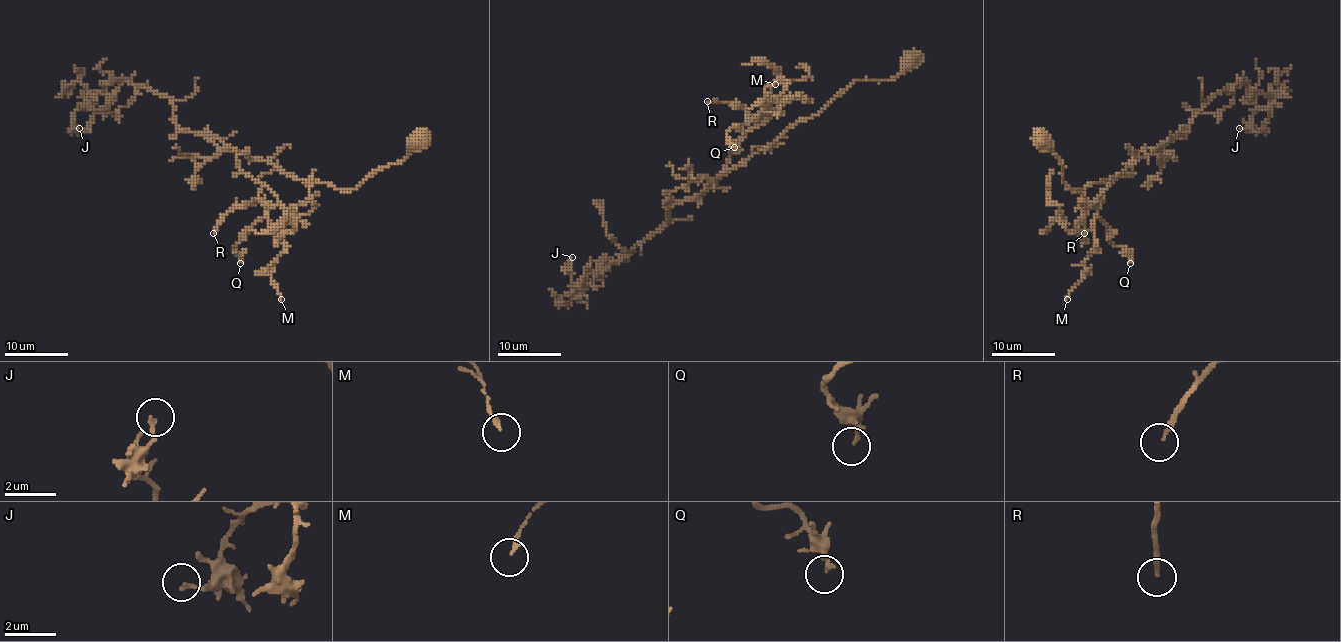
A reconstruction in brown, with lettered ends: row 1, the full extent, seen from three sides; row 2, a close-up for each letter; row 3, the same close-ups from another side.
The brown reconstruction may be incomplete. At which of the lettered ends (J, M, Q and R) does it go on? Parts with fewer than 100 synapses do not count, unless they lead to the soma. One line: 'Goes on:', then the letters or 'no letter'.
Goes on: no letter

